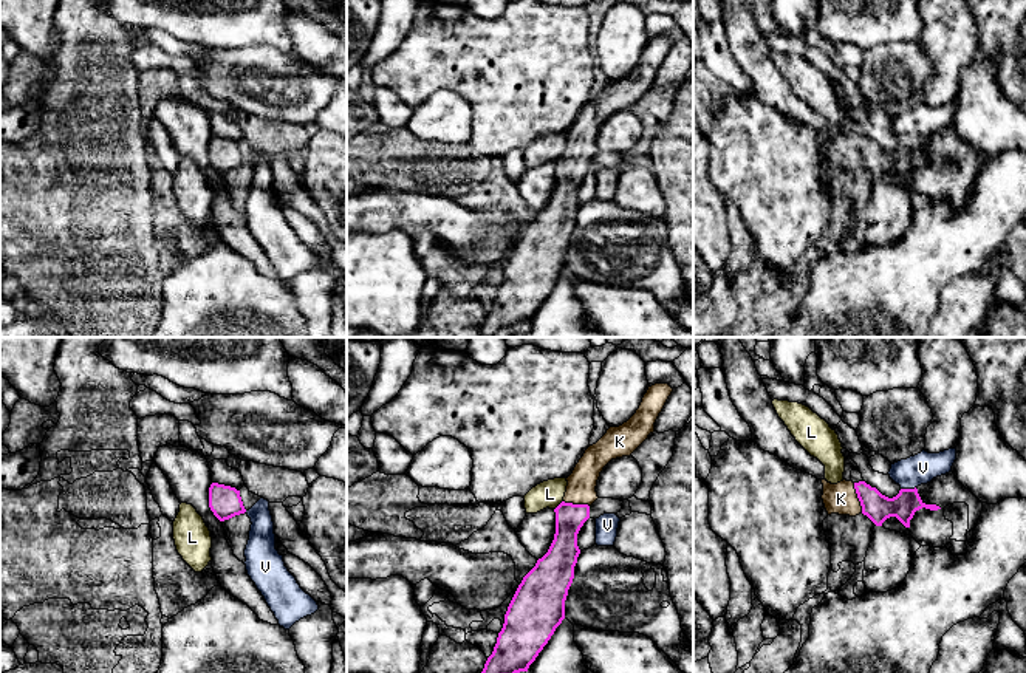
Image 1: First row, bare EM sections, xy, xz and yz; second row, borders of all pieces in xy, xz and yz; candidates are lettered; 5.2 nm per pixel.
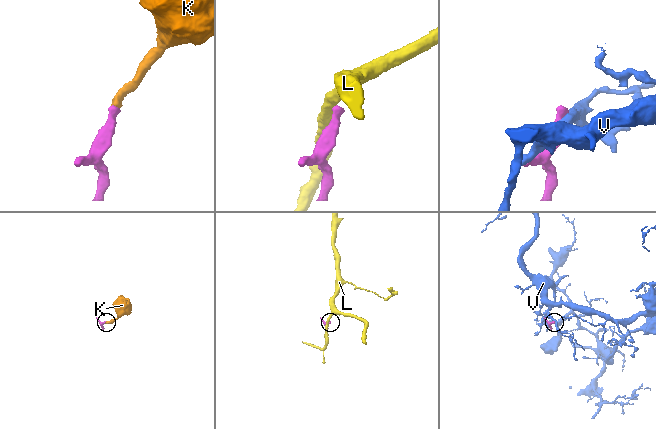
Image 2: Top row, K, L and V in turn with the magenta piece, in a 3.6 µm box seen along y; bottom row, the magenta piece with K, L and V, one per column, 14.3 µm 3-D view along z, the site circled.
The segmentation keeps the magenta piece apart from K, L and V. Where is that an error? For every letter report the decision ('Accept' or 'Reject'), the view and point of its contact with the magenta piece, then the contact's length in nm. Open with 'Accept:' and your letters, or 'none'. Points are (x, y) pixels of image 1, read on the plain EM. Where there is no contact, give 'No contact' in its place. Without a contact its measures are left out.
Accept: K
K: Accept. Touches magenta at yz (858, 150). Shared border 170 nm
L: Reject. Touches magenta at xz (559, 158). Shared border 70 nm
V: Reject. Touches magenta at yz (907, 143). Shared border 80 nm

